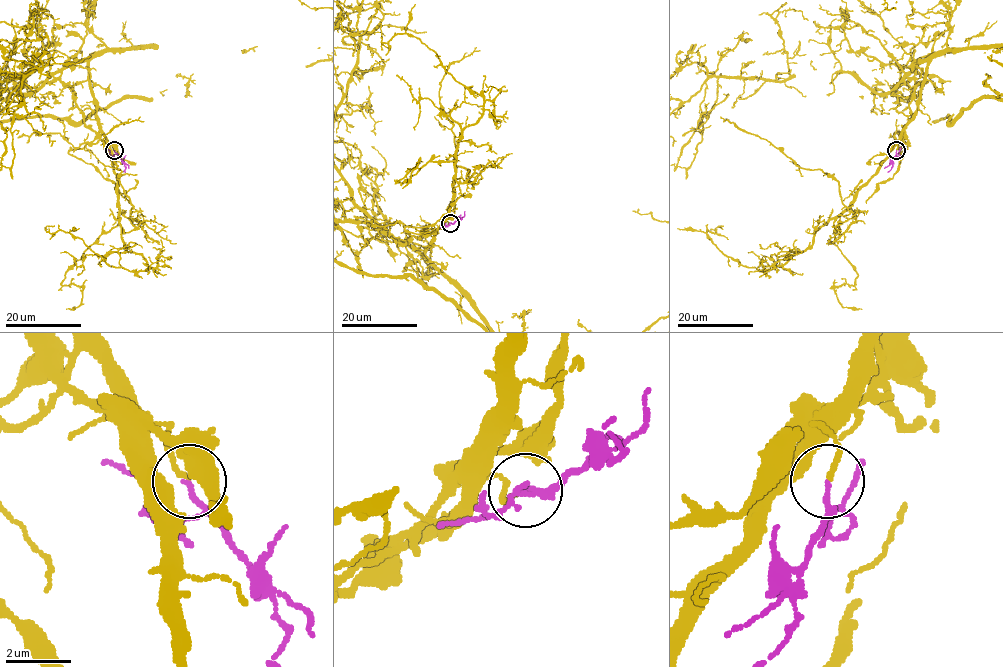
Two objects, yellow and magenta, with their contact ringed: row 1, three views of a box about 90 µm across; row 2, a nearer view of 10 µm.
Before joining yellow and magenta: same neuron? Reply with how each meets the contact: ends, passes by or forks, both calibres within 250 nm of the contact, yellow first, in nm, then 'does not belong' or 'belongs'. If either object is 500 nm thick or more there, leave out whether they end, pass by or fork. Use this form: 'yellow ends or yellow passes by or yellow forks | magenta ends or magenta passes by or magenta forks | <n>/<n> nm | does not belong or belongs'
yellow ends | magenta passes by | 130/110 nm | belongs

